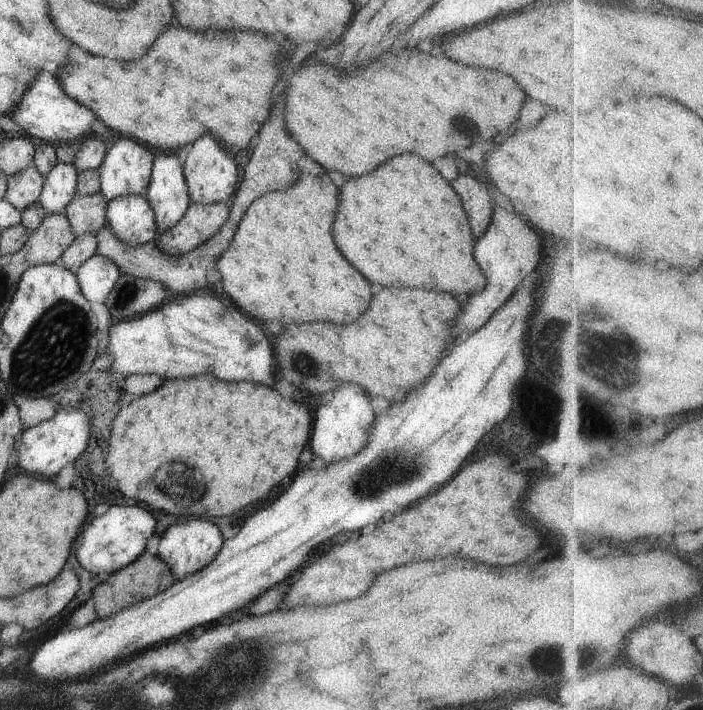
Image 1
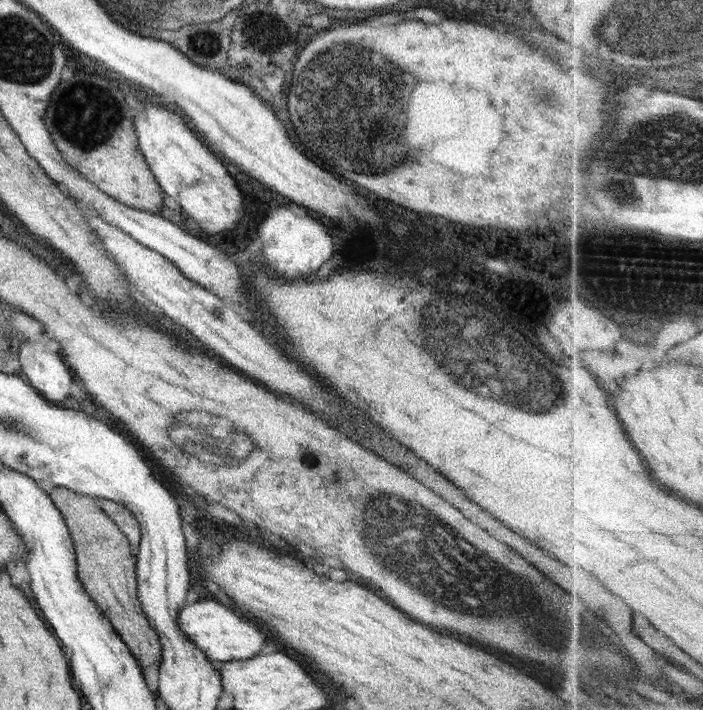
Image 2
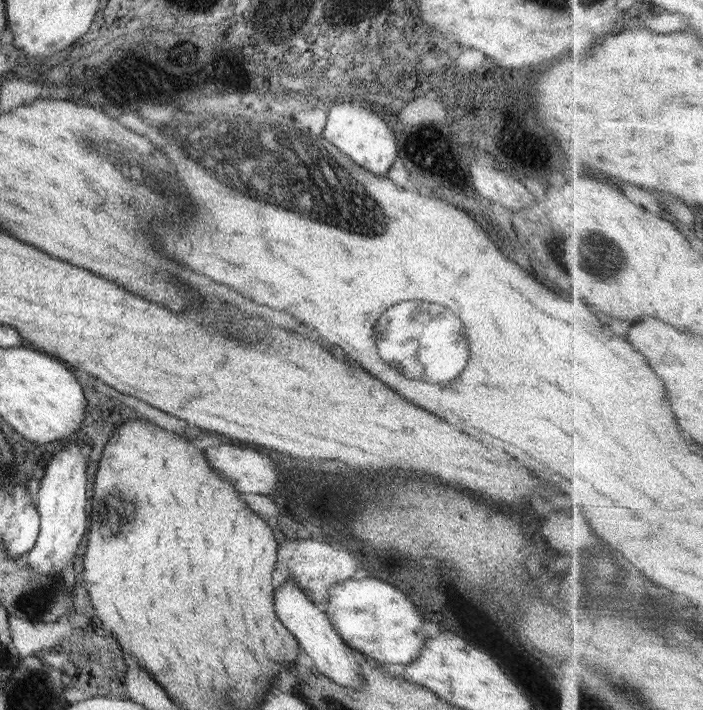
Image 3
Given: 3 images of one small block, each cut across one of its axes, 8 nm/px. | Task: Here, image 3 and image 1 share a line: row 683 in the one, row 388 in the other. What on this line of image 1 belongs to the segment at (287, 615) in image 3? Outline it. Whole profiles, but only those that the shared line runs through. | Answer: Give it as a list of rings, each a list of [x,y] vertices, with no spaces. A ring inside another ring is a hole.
[[[340,384],[331,397],[327,397],[314,414],[309,447],[314,456],[320,456],[324,462],[338,462],[342,458],[352,458],[358,454],[370,436],[370,426],[376,420],[372,409],[371,396],[357,384]]]

